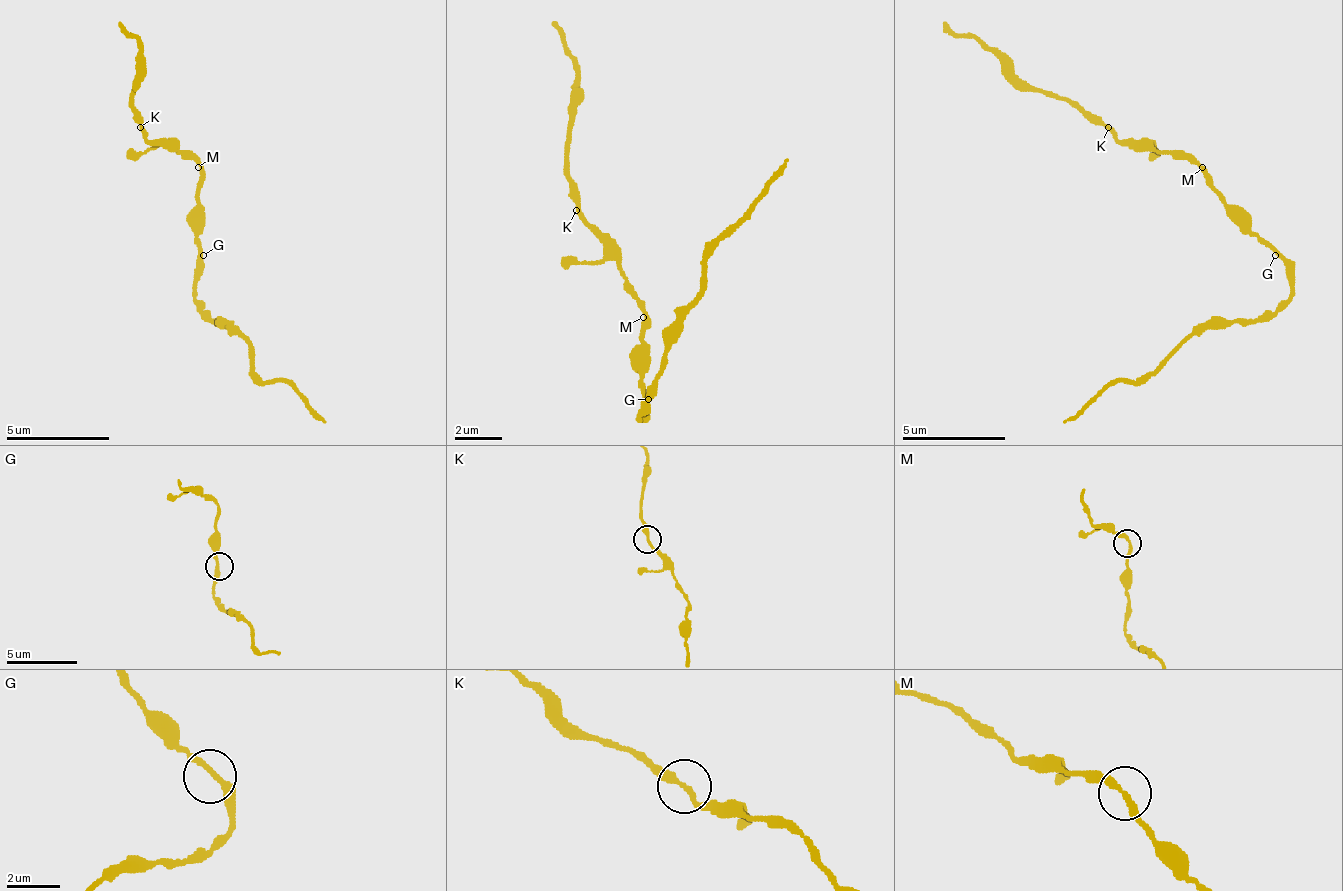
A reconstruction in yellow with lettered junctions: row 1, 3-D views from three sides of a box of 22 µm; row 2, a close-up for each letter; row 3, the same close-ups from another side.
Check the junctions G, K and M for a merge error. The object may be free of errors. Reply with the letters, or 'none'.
none

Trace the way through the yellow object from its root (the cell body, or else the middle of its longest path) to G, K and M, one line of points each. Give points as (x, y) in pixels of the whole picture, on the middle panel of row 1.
G: (643, 358), (643, 394), (648, 399)
K: (643, 358), (643, 311), (631, 294), (631, 282), (619, 264), (619, 252), (578, 211)
M: (643, 358), (643, 317)

